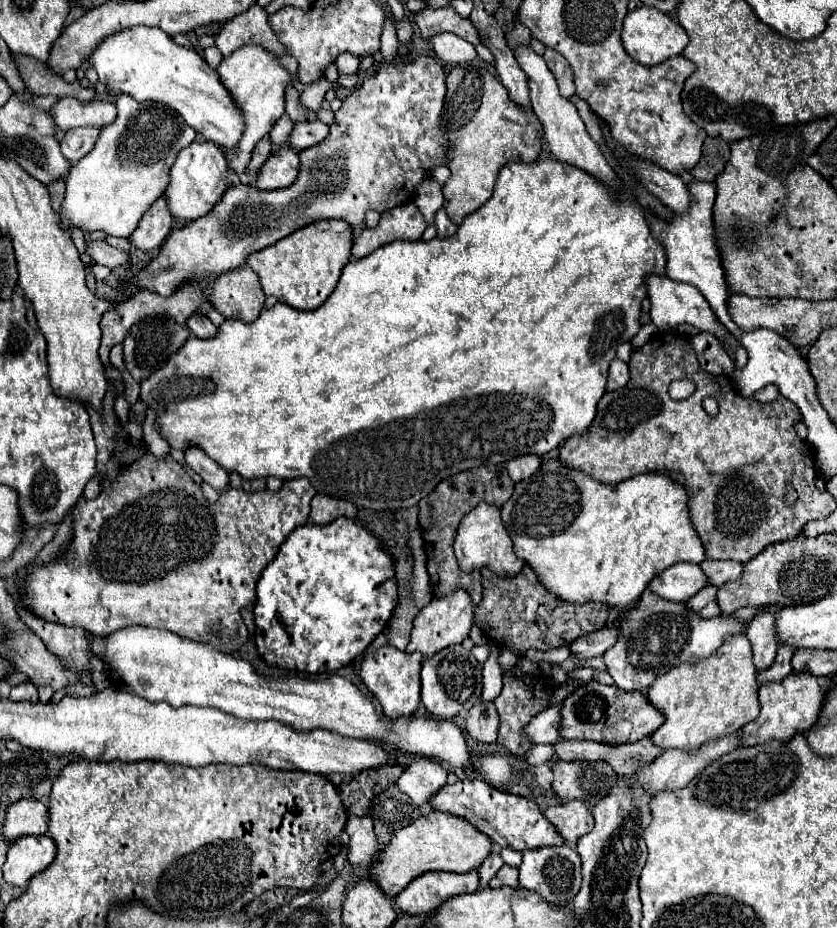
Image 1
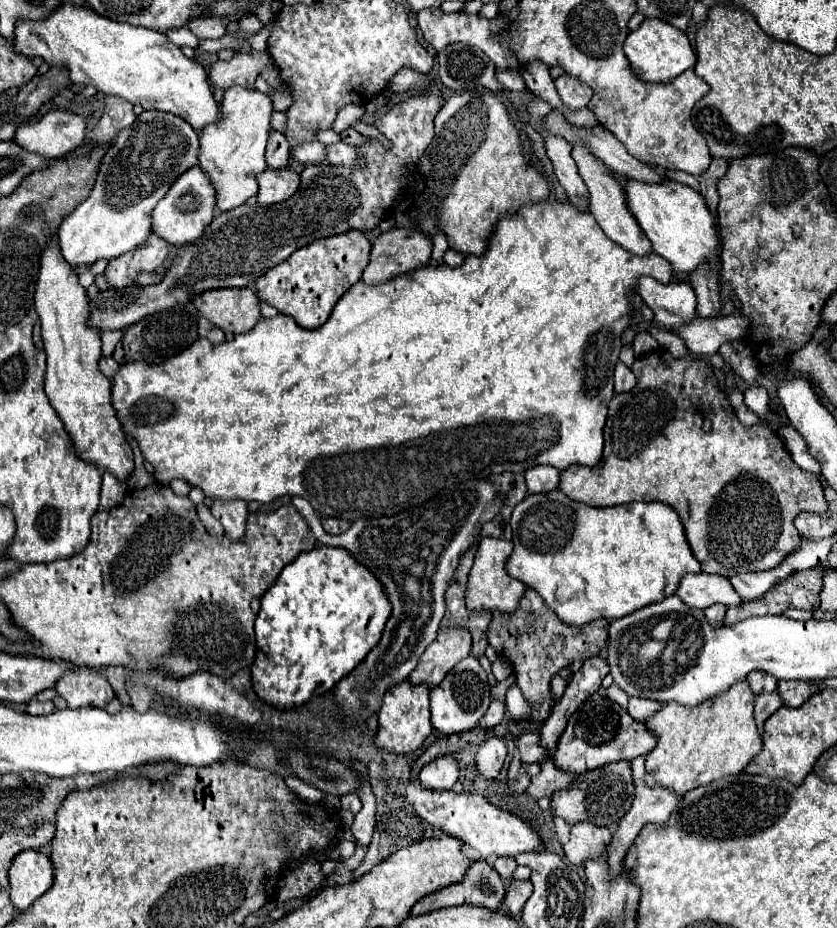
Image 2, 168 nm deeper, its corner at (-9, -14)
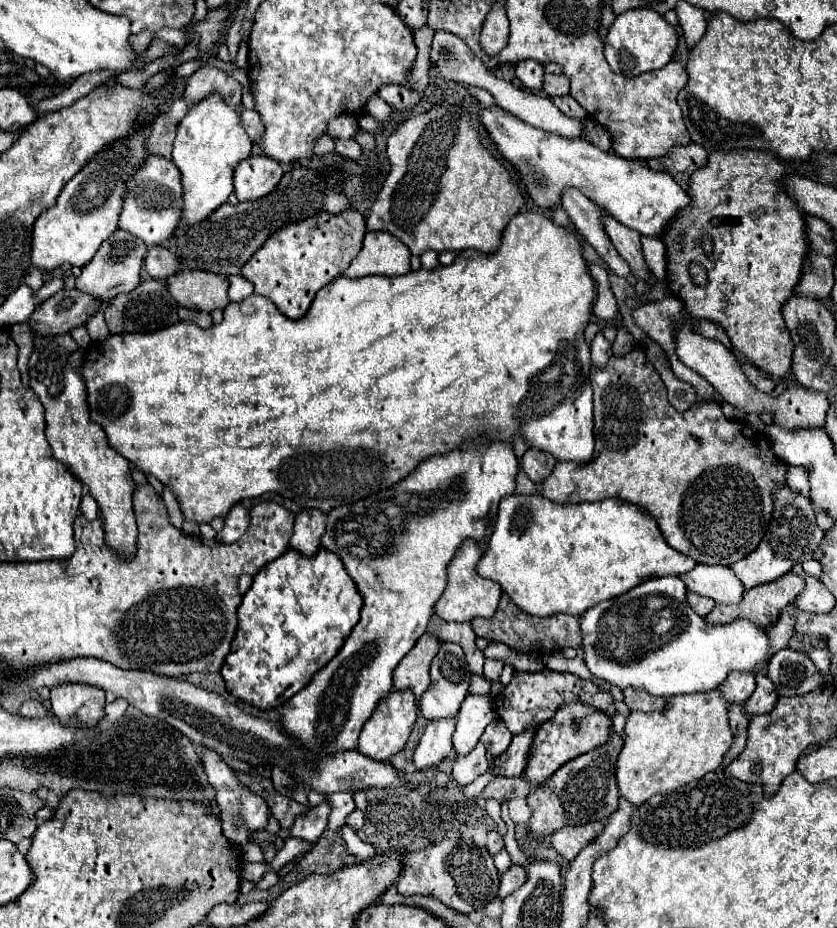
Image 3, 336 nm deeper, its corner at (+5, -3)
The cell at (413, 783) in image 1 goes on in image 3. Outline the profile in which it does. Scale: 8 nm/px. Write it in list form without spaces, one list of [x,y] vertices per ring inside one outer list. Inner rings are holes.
[[[454,718],[428,722],[420,738],[420,744],[414,752],[414,766],[418,770],[438,766],[440,760],[452,752],[452,734],[454,734]]]

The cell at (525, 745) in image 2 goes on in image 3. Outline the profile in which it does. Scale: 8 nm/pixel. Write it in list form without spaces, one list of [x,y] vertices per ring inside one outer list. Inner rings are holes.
[[[492,720],[486,726],[486,730],[484,730],[482,738],[480,738],[480,742],[488,748],[488,752],[494,758],[500,756],[502,752],[506,752],[506,748],[510,746],[510,740],[512,740],[512,734],[508,732],[508,728],[504,726],[502,720]]]

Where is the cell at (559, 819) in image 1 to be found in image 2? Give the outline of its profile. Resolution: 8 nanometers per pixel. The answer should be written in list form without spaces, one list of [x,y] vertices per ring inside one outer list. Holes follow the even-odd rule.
[[[576,823],[570,829],[570,841],[564,845],[564,853],[570,863],[582,865],[588,857],[600,855],[610,841],[612,833],[606,827],[598,827],[594,823]]]

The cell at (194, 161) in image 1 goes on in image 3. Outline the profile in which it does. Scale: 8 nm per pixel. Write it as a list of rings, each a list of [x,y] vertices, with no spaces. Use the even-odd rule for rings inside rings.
[[[150,156],[128,182],[128,192],[124,194],[124,208],[120,212],[118,230],[124,230],[140,240],[146,246],[164,244],[176,230],[182,214],[182,184],[180,170],[172,164],[172,160],[164,160],[160,156]]]

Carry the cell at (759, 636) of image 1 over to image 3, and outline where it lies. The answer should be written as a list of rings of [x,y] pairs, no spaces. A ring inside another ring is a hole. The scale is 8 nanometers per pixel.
[[[730,672],[728,680],[724,680],[724,684],[720,684],[718,690],[722,692],[722,696],[728,704],[734,704],[734,702],[746,702],[752,696],[754,688],[756,688],[754,674]]]

